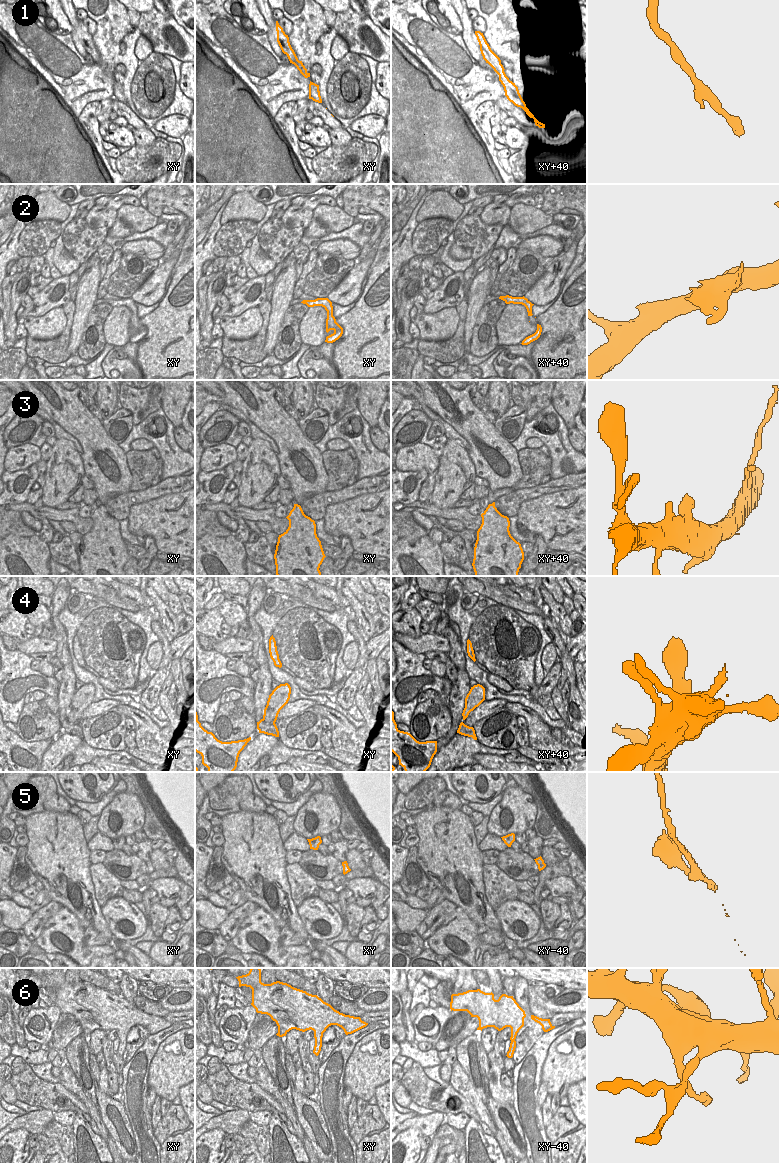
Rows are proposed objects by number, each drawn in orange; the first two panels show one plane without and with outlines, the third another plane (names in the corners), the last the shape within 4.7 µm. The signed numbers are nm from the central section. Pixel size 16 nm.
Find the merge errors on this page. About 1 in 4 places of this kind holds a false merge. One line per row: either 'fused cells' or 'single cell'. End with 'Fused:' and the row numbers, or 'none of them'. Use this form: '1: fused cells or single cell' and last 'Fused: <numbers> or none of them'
1: single cell
2: single cell
3: single cell
4: single cell
5: single cell
6: fused cells
Fused: 6

